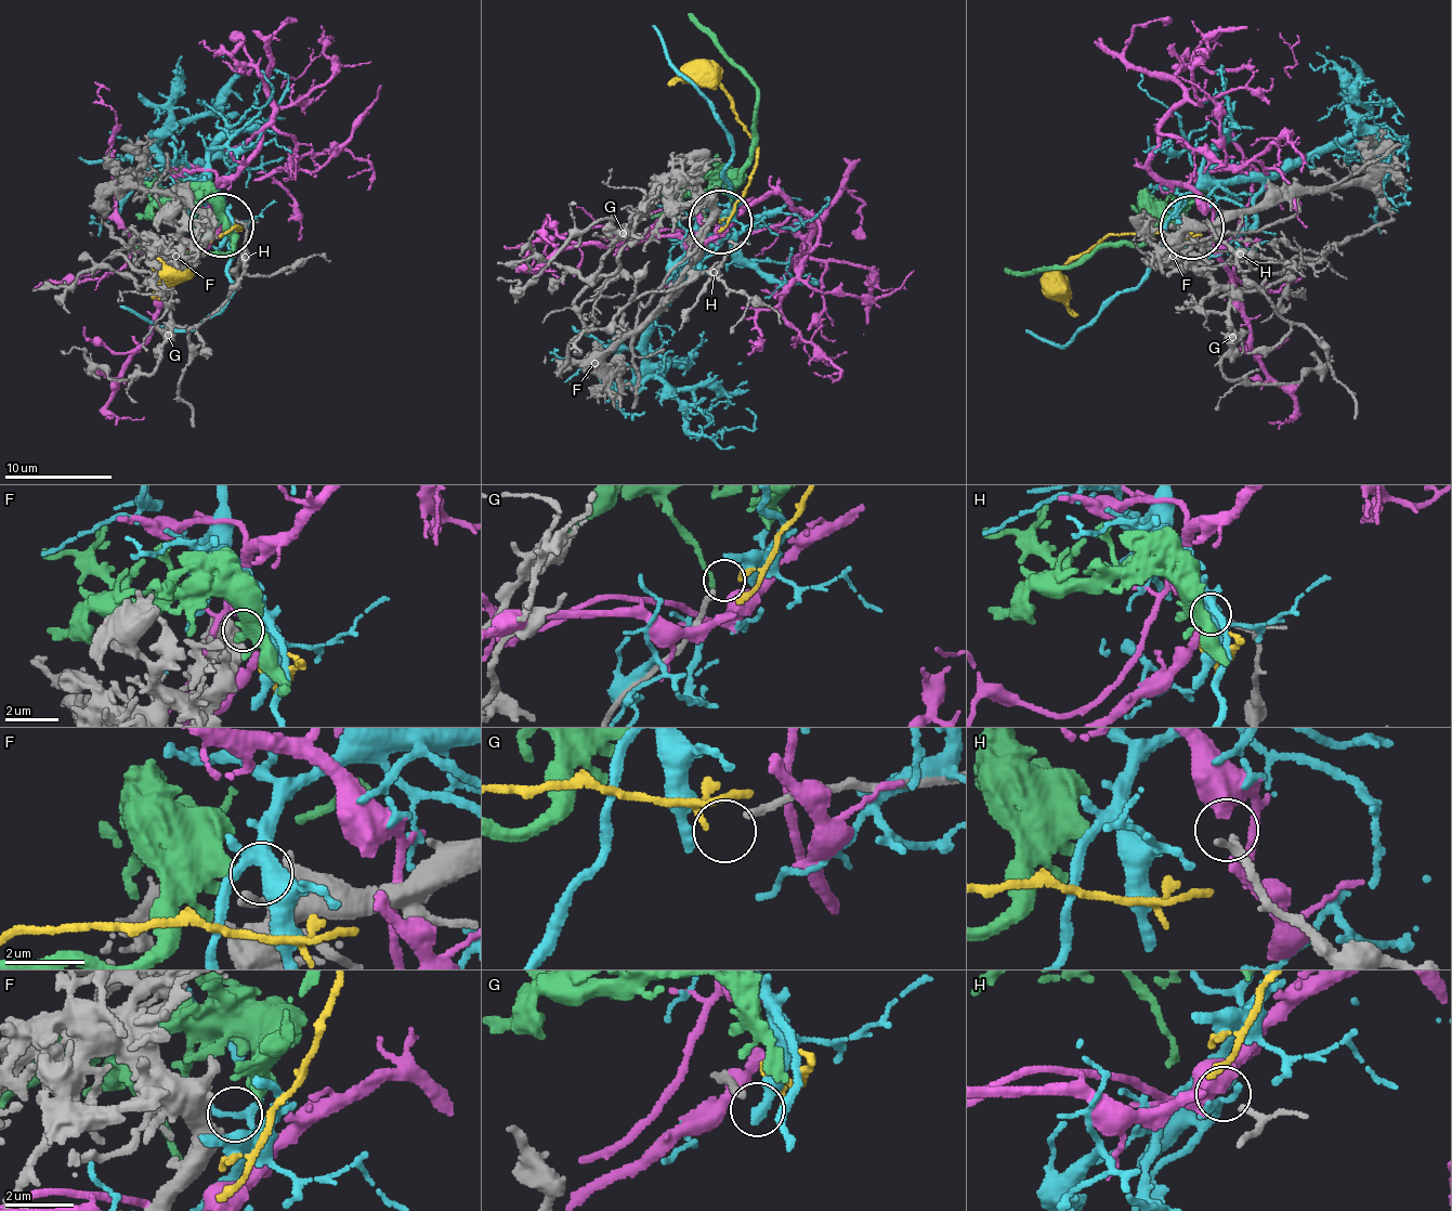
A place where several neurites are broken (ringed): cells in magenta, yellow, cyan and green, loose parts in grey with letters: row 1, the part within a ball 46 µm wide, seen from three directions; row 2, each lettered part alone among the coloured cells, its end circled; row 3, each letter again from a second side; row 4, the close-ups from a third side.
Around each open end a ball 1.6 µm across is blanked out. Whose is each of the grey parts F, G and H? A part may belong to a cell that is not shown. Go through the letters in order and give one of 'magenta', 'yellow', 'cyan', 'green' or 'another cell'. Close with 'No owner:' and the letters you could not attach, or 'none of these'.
F: green
G: another cell
H: magenta
No owner: G

